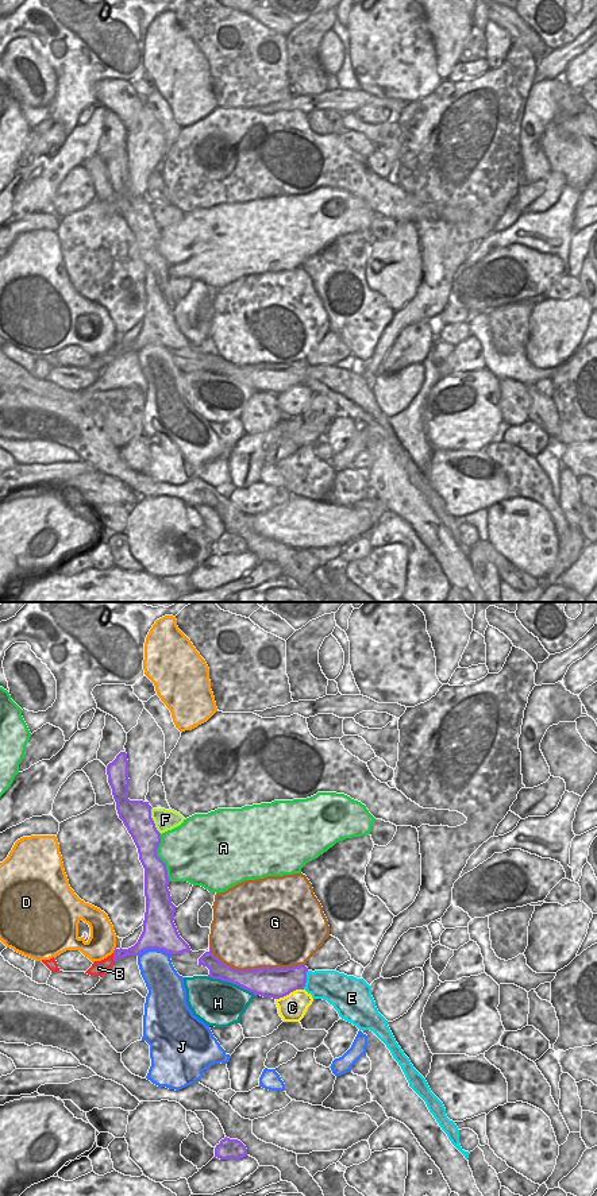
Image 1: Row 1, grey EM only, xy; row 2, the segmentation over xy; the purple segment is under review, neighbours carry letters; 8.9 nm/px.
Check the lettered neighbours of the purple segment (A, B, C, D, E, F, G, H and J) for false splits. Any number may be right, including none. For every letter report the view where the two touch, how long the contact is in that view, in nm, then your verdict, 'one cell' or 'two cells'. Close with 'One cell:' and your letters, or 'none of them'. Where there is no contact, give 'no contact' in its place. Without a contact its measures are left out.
A: xy | 440 nm | two cells
B: xy | 90 nm | one cell
C: xy | 280 nm | two cells
D: xy | 70 nm | two cells
E: xy | 180 nm | two cells
F: xy | 260 nm | two cells
G: xy | 850 nm | two cells
H: xy | 480 nm | two cells
J: xy | 280 nm | two cells
One cell: B

